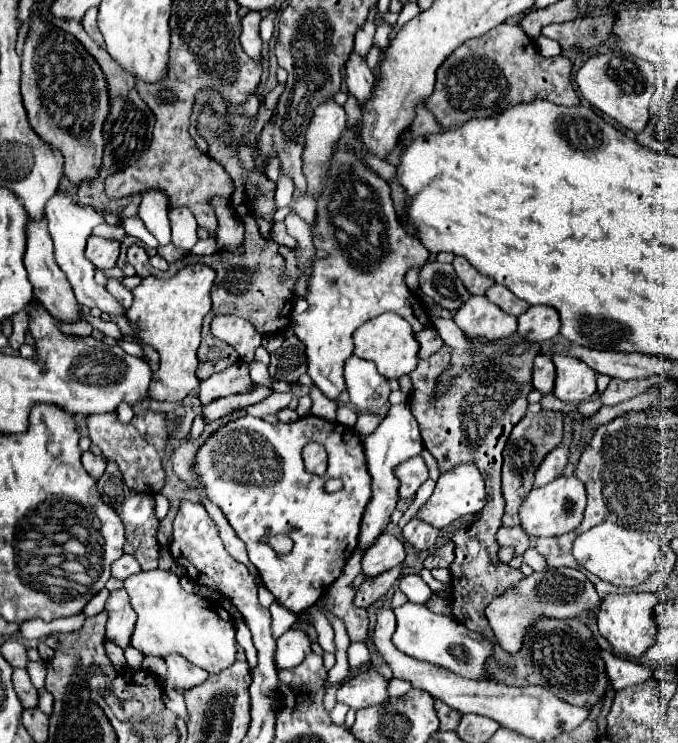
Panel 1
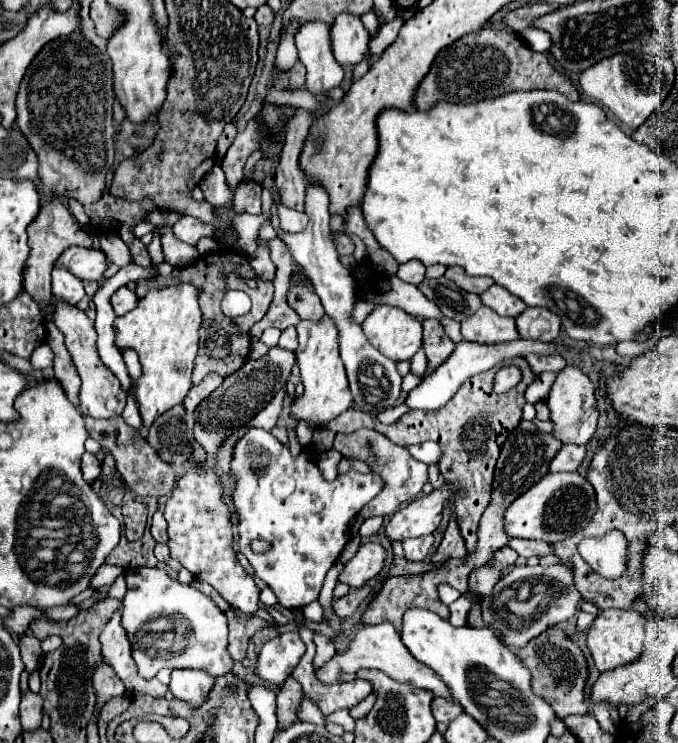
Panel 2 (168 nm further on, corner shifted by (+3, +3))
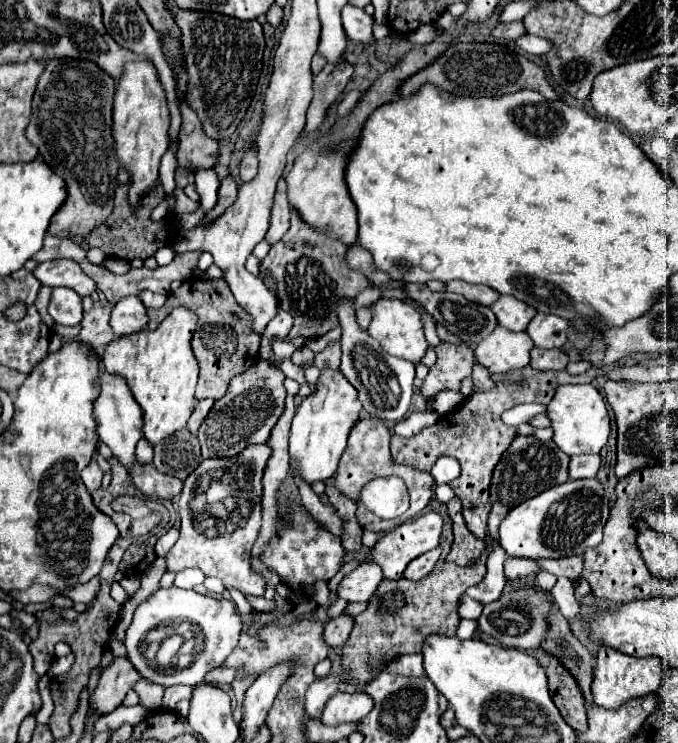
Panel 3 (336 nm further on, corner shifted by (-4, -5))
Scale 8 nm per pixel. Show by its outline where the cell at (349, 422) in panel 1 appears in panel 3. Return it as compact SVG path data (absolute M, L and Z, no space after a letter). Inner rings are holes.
M322 370L320 380L316 384L316 392L302 400L292 420L288 446L292 478L300 476L310 486L314 482L324 482L332 478L338 470L340 456L346 448L346 438L360 418L360 410L362 406L358 402L358 394L354 386L342 376L342 372Z

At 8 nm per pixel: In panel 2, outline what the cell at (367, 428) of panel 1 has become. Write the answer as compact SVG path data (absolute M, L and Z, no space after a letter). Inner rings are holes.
M401 404L399 406L381 411L377 415L377 419L383 424L390 425L397 422L397 420L399 420L405 412L407 412L407 408L405 408L405 404Z

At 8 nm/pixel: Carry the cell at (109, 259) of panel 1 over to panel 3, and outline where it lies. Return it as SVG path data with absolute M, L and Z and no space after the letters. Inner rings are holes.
M72 260L38 264L32 274L40 280L42 286L66 286L76 290L80 296L90 296L96 290L96 282L92 282L92 278L88 278Z

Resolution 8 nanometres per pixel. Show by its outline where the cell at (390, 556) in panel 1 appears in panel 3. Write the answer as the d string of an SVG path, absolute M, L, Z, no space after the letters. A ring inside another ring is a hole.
M374 562L360 564L338 586L336 596L346 602L368 602L382 580L382 570Z

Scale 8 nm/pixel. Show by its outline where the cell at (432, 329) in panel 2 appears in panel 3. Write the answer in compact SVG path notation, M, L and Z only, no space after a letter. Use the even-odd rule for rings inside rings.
M440 342L436 346L438 360L430 368L428 376L420 386L420 394L426 400L432 400L440 390L460 390L464 378L472 376L474 366L474 350L464 344Z

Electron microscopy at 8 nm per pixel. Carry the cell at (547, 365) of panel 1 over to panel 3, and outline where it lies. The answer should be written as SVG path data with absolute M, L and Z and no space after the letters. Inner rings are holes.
M534 348L530 356L532 356L530 366L534 366L536 370L564 370L566 364L570 362L568 354L560 348L552 348L552 350Z

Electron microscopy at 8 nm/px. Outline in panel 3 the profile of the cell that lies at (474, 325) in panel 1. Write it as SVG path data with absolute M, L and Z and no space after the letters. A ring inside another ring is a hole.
M496 326L496 330L476 346L476 360L490 374L506 374L514 368L530 364L532 340L526 332L512 332Z

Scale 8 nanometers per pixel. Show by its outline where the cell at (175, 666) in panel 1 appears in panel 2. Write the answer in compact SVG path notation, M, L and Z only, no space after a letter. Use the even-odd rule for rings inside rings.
M173 670L169 690L173 696L187 700L191 706L201 706L213 686L213 676L203 670Z

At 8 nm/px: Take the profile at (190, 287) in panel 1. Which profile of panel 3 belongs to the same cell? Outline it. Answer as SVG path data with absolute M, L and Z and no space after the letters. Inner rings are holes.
M176 308L154 330L142 330L130 336L112 340L104 350L102 364L106 372L118 374L126 380L136 402L144 412L142 436L156 446L160 440L186 428L186 422L196 406L194 390L198 380L198 364L190 348L192 332L196 330L196 314L188 308Z

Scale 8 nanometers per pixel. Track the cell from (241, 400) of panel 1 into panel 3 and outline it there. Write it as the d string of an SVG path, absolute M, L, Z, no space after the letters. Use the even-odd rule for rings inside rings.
M258 360L244 374L232 378L228 392L214 402L196 434L202 446L202 458L230 458L250 444L266 442L284 412L284 378L286 376L280 368L272 368L264 360Z

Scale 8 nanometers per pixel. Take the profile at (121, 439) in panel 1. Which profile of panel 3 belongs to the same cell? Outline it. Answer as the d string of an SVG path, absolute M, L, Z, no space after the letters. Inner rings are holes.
M136 462L130 472L134 486L152 498L176 498L182 492L182 482L168 474L160 474L154 466L140 466Z

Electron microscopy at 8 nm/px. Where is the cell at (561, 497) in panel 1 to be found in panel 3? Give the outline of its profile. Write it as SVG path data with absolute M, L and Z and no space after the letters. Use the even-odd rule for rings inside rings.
M570 480L560 486L544 490L516 508L512 508L498 530L500 546L508 556L516 558L564 558L584 554L584 550L594 548L602 542L602 528L608 520L610 506L604 486L596 480Z

